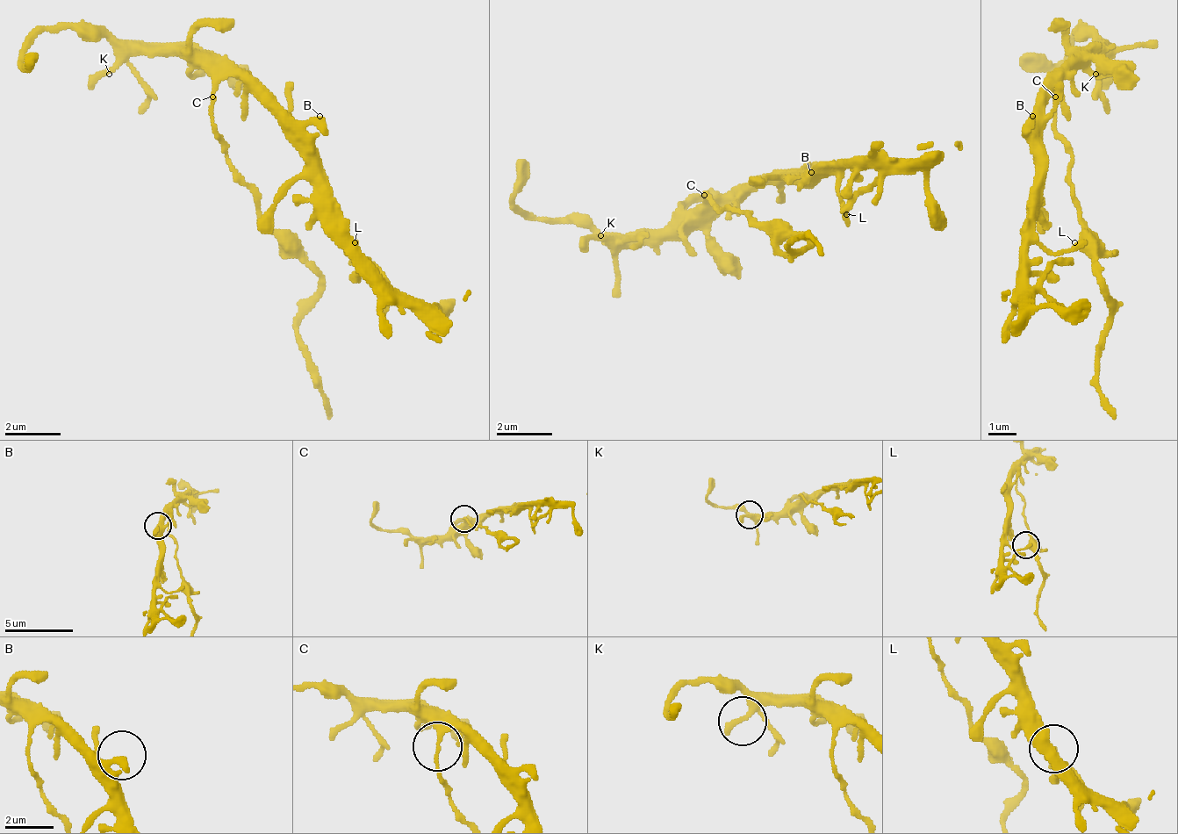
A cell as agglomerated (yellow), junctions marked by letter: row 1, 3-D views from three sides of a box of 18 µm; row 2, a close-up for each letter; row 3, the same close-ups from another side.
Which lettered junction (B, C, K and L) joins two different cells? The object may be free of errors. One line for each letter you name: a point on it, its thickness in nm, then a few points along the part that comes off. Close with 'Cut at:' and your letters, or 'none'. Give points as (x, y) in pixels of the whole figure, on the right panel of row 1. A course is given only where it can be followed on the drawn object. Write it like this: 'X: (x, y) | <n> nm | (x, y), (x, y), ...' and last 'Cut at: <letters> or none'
C: (1055, 97) | 160 nm | (1053, 95), (1053, 137), (1074, 158), (1067, 179), (1102, 277), (1102, 348), (1095, 390), (1116, 418)
Cut at: C

